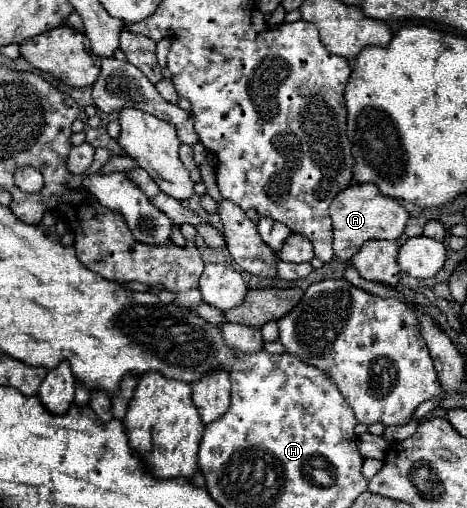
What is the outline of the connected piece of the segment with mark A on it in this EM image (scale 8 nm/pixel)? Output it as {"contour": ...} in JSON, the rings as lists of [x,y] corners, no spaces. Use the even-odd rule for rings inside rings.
{"contour":[[[354,183],[346,187],[330,203],[332,233],[334,233],[334,257],[340,261],[352,259],[352,255],[368,239],[398,239],[410,219],[410,213],[394,197],[382,195],[372,183]]]}

